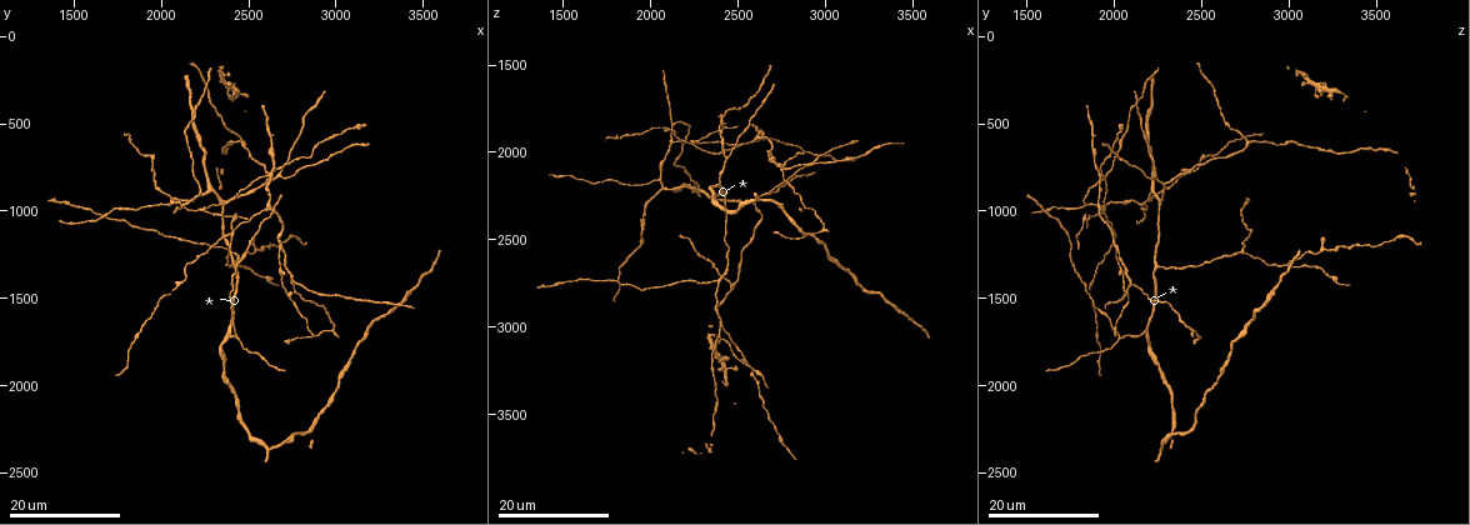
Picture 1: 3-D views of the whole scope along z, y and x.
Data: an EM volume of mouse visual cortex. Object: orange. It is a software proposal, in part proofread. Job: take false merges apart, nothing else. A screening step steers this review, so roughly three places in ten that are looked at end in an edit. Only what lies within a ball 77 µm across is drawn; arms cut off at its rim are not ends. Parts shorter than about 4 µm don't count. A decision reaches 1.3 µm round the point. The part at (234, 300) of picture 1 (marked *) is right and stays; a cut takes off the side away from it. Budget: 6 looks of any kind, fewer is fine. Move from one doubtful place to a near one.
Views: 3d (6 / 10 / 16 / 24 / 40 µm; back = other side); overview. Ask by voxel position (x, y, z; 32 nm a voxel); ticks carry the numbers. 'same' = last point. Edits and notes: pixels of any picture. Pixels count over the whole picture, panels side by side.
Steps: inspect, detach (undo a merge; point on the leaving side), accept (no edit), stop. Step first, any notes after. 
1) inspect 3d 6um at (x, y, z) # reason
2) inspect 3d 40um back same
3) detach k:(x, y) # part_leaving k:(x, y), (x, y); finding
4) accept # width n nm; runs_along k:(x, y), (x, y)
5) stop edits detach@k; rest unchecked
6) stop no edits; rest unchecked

inspect 3d 16um at (2400, 1700, 2160) # branch point

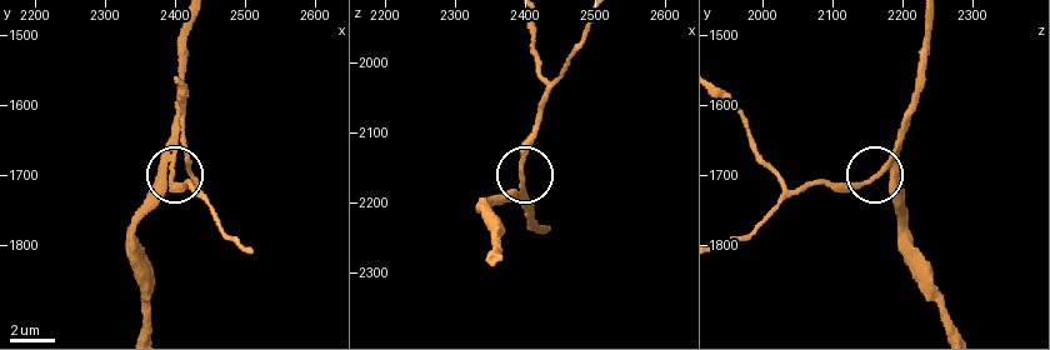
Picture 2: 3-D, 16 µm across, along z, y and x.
inspect 3d 6um at (2400, 1695, 2175)

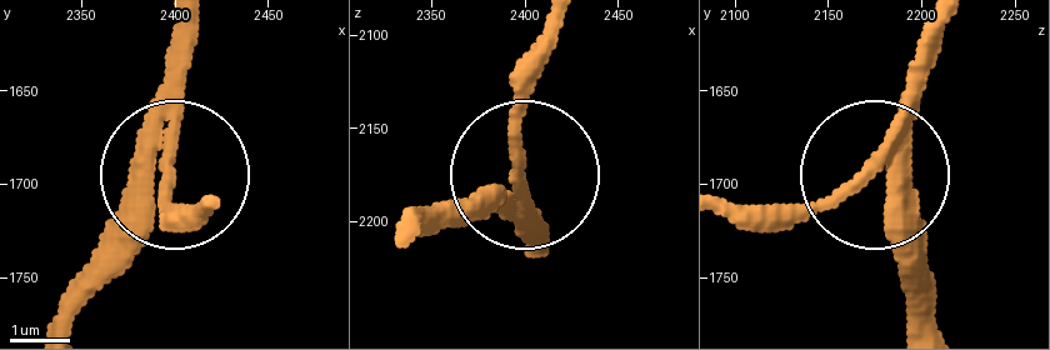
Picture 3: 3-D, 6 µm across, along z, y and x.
accept # side_arm 42 um; arms 3; all the same neuron

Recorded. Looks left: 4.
inspect 3d 24um at (2980, 1700, 2440) # small branch off a trunk

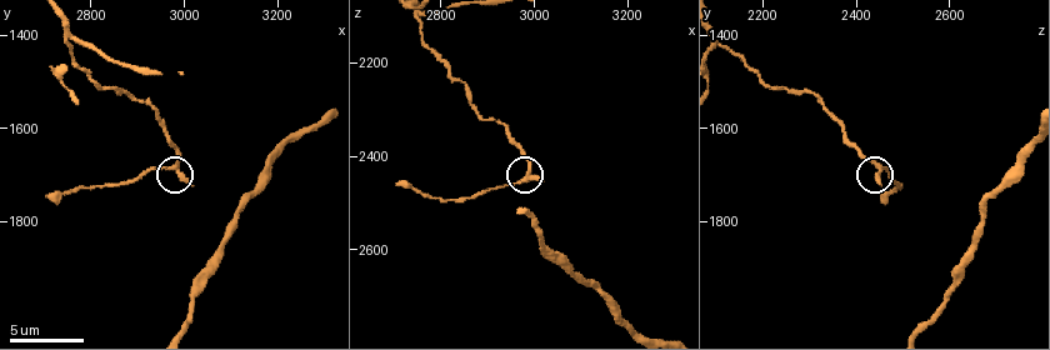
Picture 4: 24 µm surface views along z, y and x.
inspect 3d 6um at (2985, 1685, 2445)

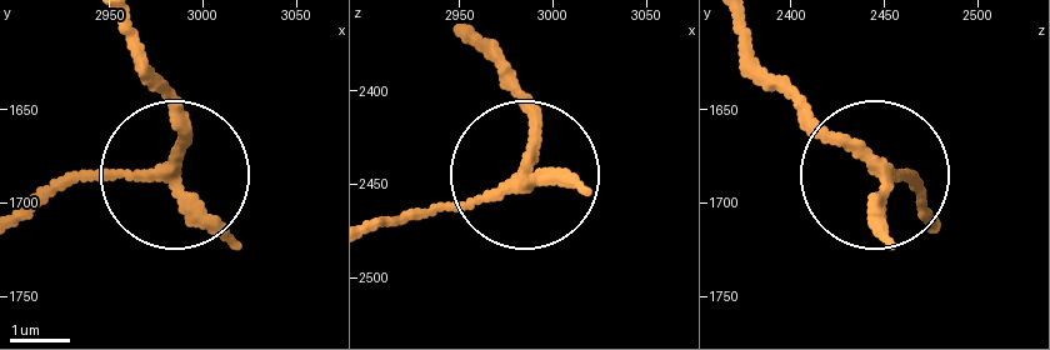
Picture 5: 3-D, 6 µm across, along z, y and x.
accept # width 180 nm; runs_along 5:(739, 28), (858, 161), (918, 191); continuous, no second neuron

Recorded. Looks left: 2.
inspect 3d 24um at (2780, 1400, 2100) # three arms meet

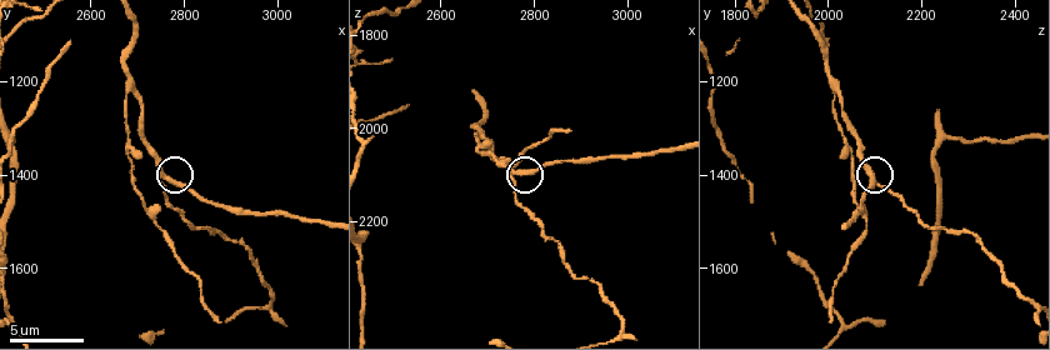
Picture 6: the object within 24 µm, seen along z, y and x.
inspect 3d 6um at (2765, 1410, 2090)

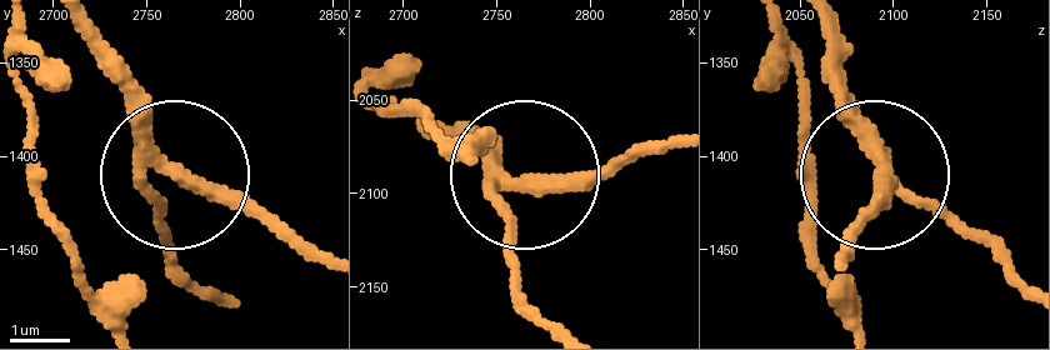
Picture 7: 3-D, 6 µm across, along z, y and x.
accept # one neuron here

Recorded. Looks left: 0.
stop no edits; rest unchecked

